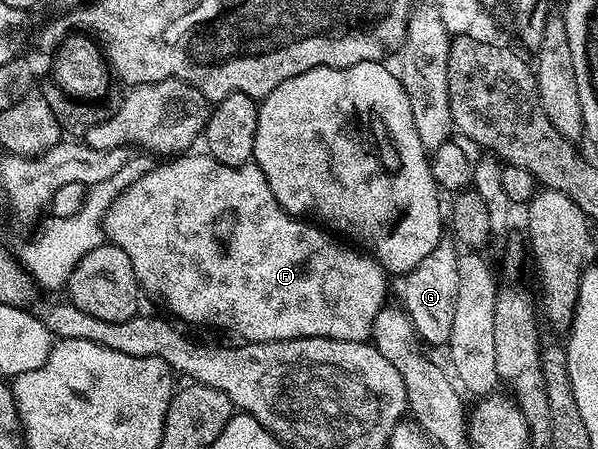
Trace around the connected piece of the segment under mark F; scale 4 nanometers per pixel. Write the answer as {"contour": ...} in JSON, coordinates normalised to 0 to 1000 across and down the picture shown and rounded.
{"contour":[[[303,343],[284,365],[264,363],[232,405],[219,405],[176,479],[177,537],[199,548],[219,575],[222,599],[229,612],[229,630],[237,653],[256,659],[271,659],[276,677],[303,713],[385,713],[393,737],[403,746],[401,755],[410,762],[438,766],[455,757],[485,757],[487,753],[507,753],[508,748],[538,748],[540,753],[560,753],[562,757],[609,757],[615,759],[624,744],[624,719],[637,688],[645,684],[651,659],[652,608],[644,604],[642,592],[625,579],[609,559],[595,561],[590,552],[575,552],[562,523],[552,521],[542,506],[518,494],[510,486],[490,481],[453,432],[453,414],[446,414],[446,396],[440,379],[433,379],[428,365],[418,361],[400,370],[380,370],[366,361],[358,347],[338,343],[338,347],[316,347],[323,343]]]}

